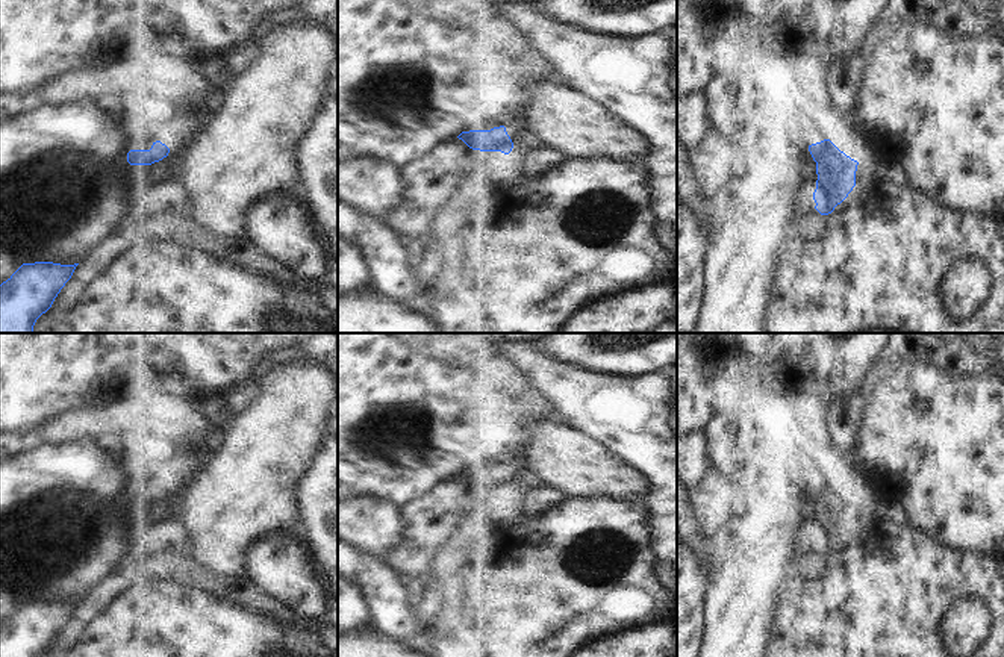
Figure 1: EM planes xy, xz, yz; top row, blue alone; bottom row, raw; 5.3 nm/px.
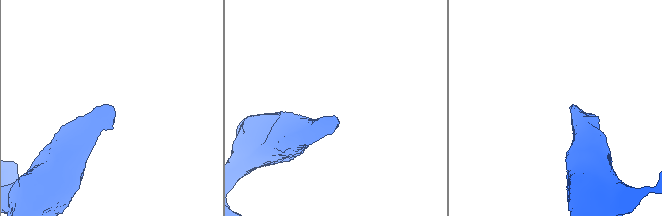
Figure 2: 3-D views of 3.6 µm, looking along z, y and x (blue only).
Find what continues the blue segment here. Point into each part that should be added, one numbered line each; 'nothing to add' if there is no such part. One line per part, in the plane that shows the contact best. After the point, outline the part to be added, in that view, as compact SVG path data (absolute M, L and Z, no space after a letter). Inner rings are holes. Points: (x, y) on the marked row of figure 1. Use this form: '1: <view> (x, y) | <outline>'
1: xz (518, 133) | M516 115L504 126L507 135L510 136L513 145L521 145L529 141L527 129L518 121Z

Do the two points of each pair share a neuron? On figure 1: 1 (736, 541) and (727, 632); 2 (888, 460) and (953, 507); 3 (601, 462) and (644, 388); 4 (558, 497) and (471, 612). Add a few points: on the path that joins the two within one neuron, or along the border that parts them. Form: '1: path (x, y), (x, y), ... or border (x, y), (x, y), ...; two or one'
1: path (736, 563), (736, 609); one
2: path (904, 460), (936, 491); one
3: border (579, 430), (617, 451), (639, 470); two
4: border (570, 497), (539, 515), (523, 516), (514, 507); two

